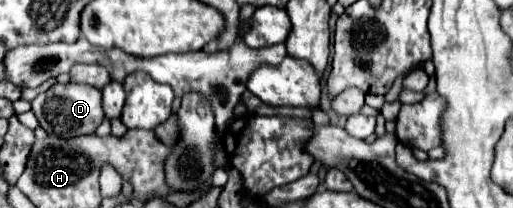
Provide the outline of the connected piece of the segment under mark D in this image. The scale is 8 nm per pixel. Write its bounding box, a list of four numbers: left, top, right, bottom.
[33,83,105,139]

